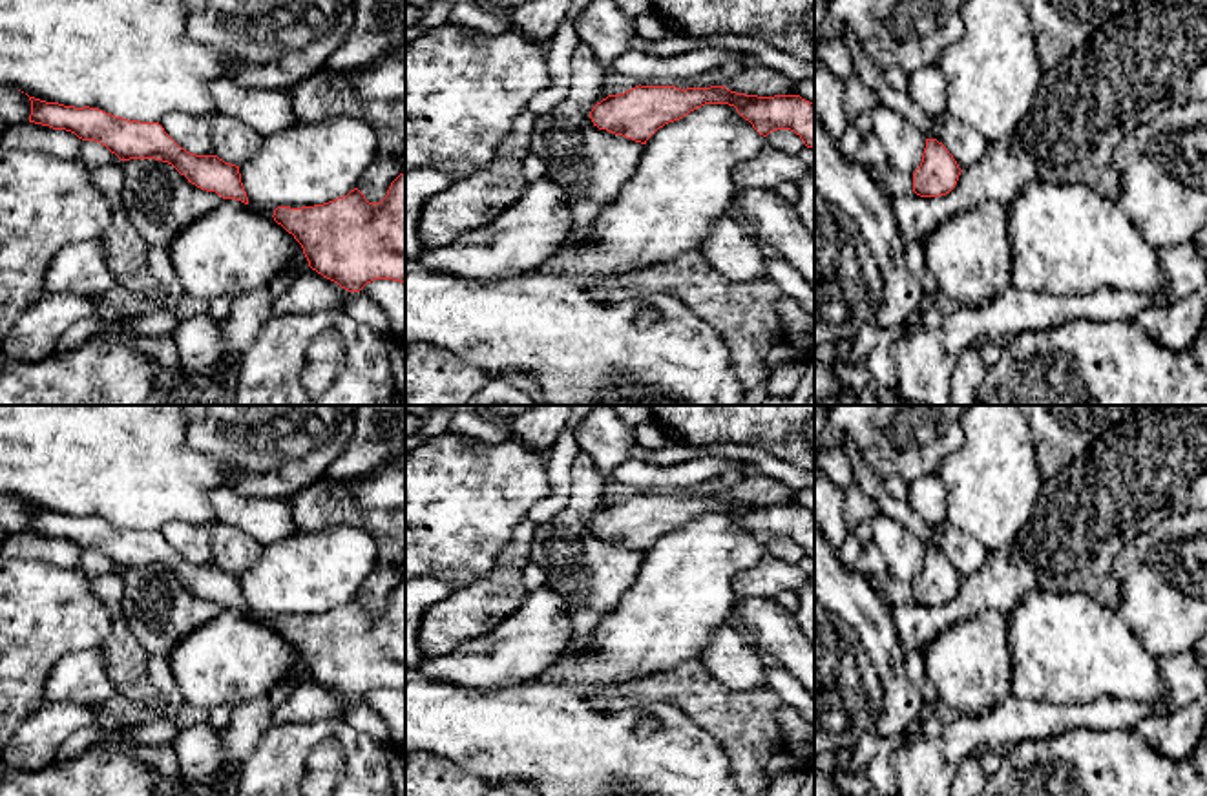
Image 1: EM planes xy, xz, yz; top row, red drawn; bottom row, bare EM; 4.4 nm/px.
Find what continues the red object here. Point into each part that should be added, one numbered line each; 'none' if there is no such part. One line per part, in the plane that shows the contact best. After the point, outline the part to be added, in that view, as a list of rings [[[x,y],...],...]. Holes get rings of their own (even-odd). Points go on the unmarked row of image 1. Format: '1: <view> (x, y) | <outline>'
none

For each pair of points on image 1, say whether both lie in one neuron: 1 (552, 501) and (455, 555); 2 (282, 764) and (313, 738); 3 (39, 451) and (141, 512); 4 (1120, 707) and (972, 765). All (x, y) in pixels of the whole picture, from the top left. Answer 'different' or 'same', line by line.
1: different
2: same
3: same
4: different

